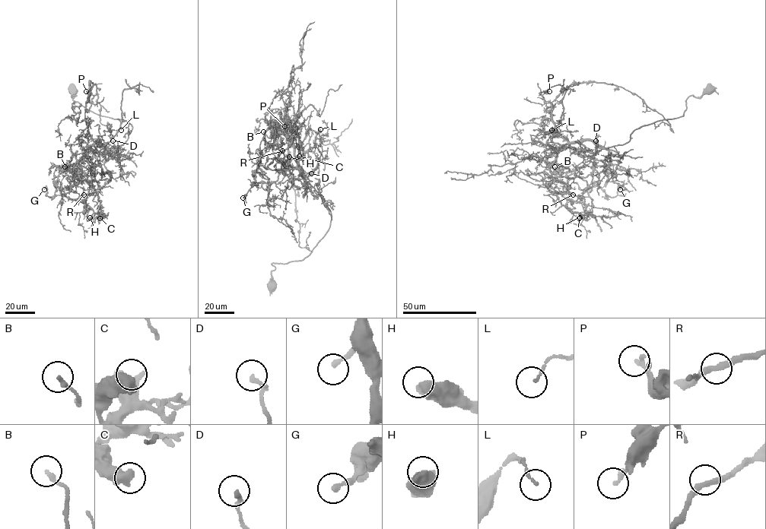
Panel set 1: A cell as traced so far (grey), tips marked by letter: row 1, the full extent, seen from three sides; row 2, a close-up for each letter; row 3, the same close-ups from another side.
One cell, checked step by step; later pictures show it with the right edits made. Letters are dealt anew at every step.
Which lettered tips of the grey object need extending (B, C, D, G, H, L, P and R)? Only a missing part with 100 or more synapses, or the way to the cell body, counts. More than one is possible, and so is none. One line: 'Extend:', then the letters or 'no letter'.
Extend: no letter

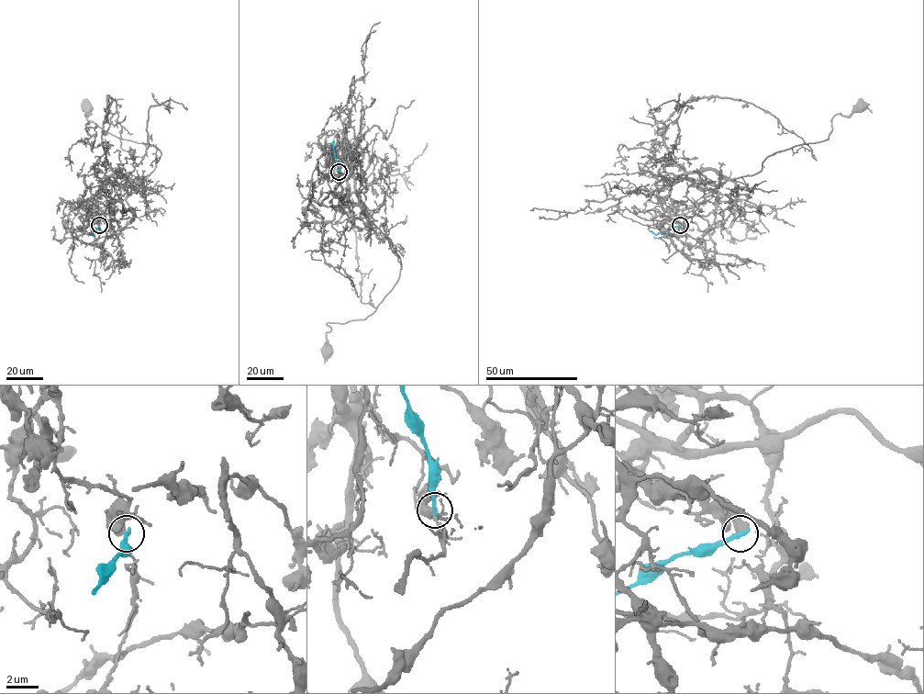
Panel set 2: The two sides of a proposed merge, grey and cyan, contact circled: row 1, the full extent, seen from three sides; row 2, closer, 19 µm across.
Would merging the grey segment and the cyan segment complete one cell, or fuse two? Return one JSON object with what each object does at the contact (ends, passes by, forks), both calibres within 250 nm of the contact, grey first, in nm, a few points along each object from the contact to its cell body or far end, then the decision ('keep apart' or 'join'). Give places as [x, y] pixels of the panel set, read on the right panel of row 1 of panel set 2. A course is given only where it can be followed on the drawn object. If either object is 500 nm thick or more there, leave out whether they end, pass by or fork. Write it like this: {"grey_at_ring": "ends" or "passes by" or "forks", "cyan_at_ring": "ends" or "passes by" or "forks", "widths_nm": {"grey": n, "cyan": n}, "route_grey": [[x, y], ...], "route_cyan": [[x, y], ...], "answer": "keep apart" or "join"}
{"widths_nm": {"grey": 600, "cyan": 320}, "route_grey": [[680, 225], [668, 217], [678, 175], [750, 175], [767, 157], [828, 139], [832, 117], [859, 106]], "route_cyan": [[680, 225], [658, 234], [648, 230]], "answer": "keep apart"}

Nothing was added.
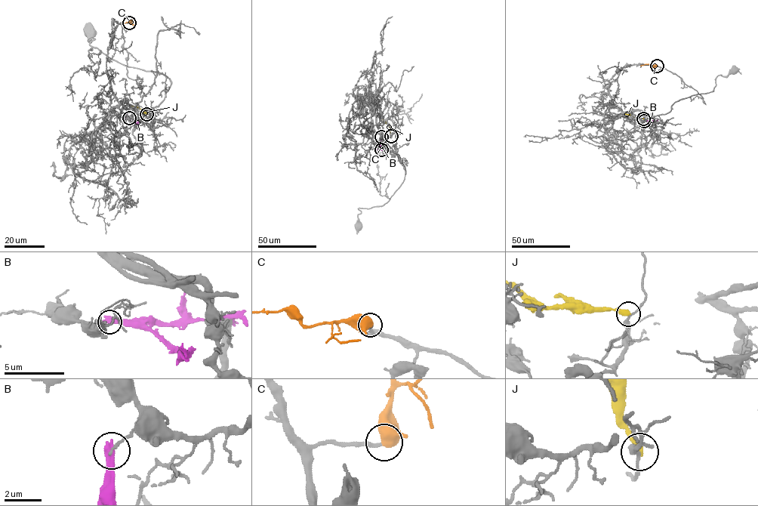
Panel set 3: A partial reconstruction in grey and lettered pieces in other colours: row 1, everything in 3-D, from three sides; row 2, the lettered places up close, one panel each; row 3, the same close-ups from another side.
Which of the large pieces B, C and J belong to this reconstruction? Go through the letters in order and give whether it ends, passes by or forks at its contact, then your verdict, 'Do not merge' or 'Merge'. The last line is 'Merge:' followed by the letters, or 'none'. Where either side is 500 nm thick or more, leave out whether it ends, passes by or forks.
B: It ends there. Do not merge
C: It passes by. Merge
J: It ends there. Do not merge
Merge: C

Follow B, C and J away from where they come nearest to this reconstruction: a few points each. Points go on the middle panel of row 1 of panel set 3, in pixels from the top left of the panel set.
B: (381, 137), (380, 149), (377, 149)
C: (381, 149), (382, 139), (377, 133)
J: (391, 136), (390, 127), (382, 118)

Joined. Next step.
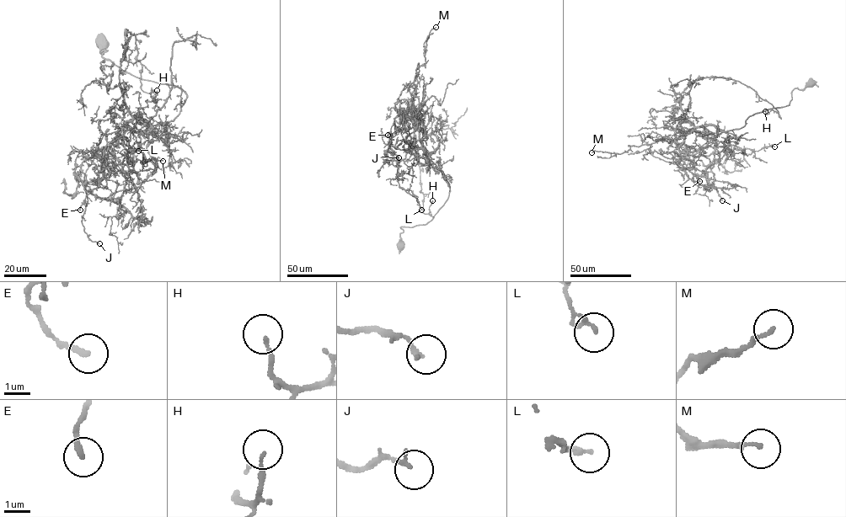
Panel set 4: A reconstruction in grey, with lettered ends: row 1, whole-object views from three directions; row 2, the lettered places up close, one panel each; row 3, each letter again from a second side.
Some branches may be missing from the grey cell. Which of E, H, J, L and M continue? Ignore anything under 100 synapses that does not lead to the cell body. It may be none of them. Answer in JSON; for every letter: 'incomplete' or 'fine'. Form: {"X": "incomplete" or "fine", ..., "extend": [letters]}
{"E": "fine", "H": "fine", "J": "fine", "L": "fine", "M": "fine", "extend": []}

